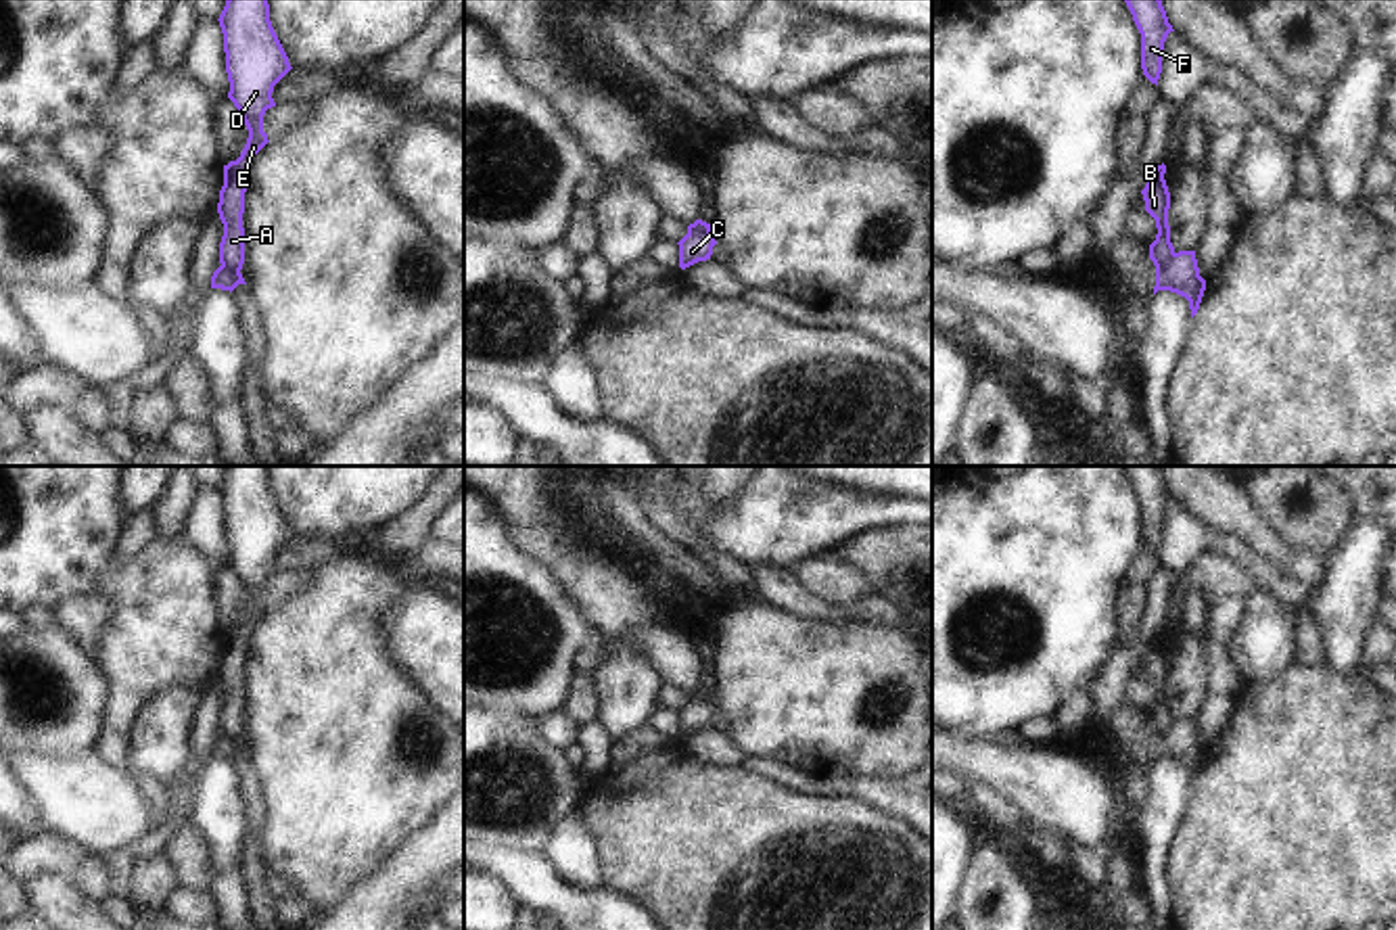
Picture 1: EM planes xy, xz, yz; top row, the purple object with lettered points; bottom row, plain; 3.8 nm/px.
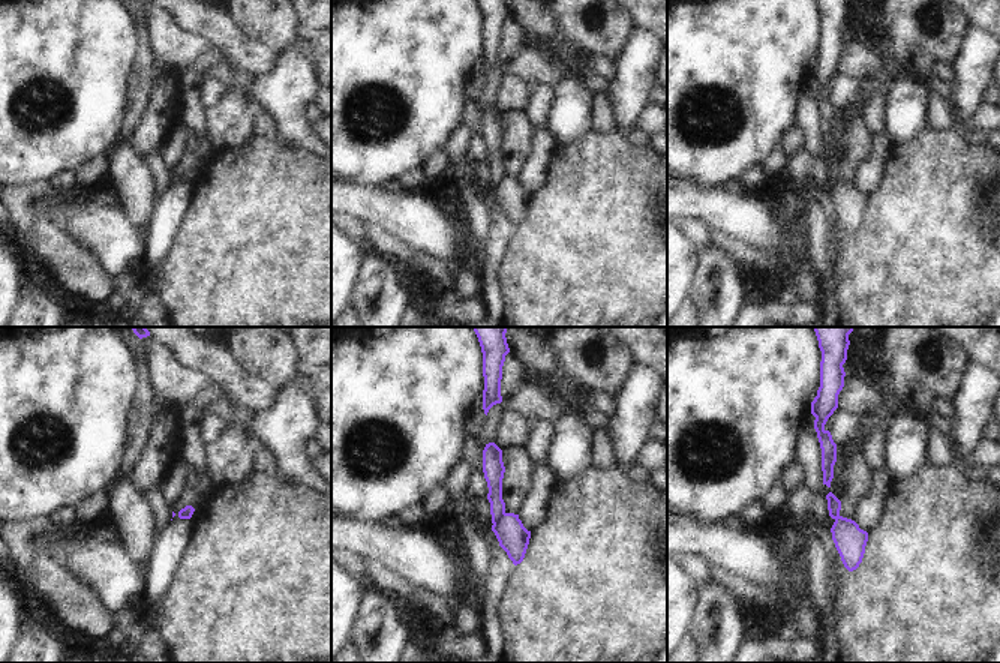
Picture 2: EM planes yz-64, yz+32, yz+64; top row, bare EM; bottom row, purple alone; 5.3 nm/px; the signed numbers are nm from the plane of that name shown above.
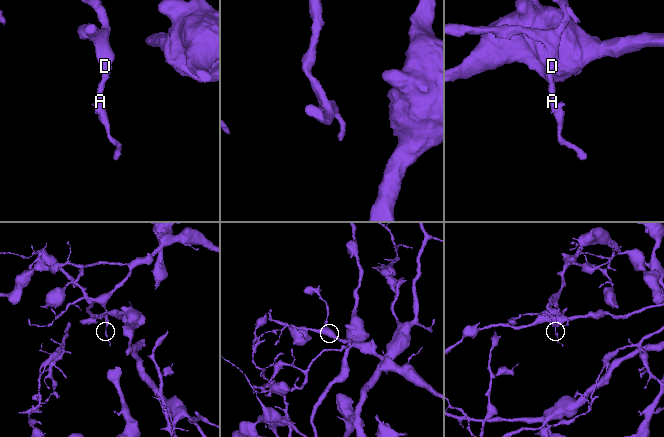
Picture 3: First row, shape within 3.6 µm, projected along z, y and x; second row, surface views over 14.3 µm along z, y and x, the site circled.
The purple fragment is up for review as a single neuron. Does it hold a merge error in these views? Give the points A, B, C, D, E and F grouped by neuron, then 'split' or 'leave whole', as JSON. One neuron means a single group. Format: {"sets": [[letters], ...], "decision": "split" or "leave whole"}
{"sets": [["A", "B", "D", "E", "F"], ["C"]], "decision": "split"}

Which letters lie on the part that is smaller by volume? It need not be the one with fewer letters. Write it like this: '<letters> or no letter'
C

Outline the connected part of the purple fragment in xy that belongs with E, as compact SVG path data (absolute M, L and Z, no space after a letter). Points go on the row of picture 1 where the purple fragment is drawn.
M226 0L219 15L224 33L228 98L238 109L249 138L236 161L224 165L217 213L224 224L219 263L240 272L245 263L245 192L253 157L270 142L263 115L276 107L274 86L293 69L272 27L267 0Z

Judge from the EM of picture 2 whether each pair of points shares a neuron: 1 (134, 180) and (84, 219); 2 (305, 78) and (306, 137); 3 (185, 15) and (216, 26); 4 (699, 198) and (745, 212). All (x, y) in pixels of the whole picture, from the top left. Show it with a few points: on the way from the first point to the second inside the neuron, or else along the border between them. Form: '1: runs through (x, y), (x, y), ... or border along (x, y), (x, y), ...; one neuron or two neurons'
1: border along (120, 209), (135, 225), (143, 228); two neurons
2: runs through (296, 93), (296, 122); one neuron
3: runs through (192, 15), (201, 15), (209, 20); one neuron
4: runs through (711, 206), (733, 212); one neuron

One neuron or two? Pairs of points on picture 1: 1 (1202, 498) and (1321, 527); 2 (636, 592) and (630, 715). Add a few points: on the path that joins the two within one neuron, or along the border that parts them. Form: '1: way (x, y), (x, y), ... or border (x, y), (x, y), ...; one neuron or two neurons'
1: border (1242, 487), (1254, 510), (1290, 546); two neurons
2: way (621, 623), (623, 680), (627, 684); one neuron

